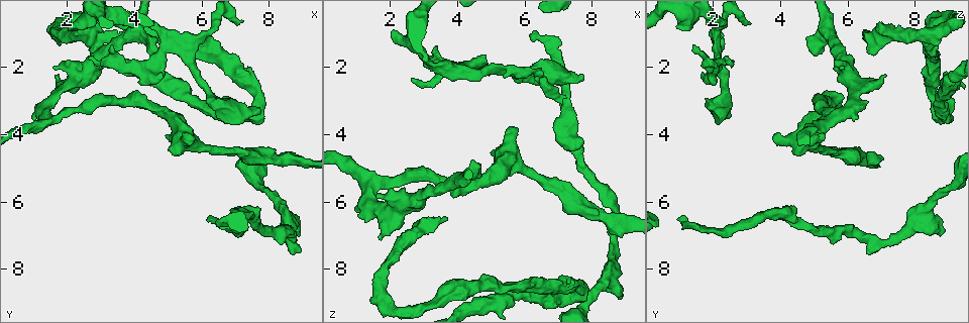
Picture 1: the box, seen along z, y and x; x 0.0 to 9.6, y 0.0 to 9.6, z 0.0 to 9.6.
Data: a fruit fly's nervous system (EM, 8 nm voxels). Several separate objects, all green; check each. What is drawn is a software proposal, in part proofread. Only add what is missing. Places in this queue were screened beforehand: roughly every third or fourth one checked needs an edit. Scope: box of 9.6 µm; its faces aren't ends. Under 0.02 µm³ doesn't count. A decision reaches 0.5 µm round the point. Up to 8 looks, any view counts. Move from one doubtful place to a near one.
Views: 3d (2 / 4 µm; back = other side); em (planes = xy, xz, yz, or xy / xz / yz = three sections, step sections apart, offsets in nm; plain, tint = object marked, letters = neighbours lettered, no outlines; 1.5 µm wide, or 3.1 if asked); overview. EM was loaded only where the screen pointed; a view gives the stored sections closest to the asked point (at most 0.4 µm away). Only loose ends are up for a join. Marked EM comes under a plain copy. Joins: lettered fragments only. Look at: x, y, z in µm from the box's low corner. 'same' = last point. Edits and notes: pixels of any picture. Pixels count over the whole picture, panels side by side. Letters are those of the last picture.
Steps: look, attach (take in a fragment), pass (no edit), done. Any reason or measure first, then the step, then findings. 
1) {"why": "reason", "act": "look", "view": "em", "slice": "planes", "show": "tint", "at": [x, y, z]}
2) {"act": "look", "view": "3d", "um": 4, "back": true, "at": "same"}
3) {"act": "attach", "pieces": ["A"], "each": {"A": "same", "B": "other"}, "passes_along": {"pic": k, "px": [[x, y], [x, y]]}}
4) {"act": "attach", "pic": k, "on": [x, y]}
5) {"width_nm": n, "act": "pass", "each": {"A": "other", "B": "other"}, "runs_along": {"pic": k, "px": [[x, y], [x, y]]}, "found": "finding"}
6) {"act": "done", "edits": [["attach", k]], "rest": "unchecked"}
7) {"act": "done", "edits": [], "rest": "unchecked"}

{"why": "free end", "act": "look", "view": "3d", "um": 4, "at": [7.75, 3.25, 2.30]}

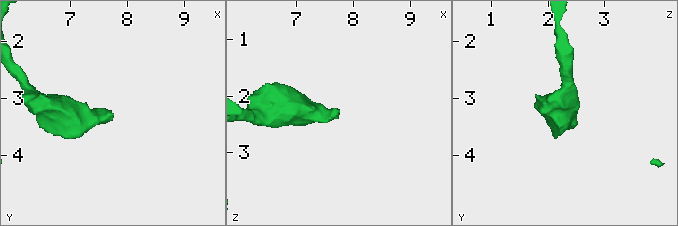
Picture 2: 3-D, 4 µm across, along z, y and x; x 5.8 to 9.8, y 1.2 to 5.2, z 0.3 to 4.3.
{"act": "look", "view": "em", "slice": "yz", "step": 8, "show": "letters", "at": [7.80, 3.20, 2.25]}

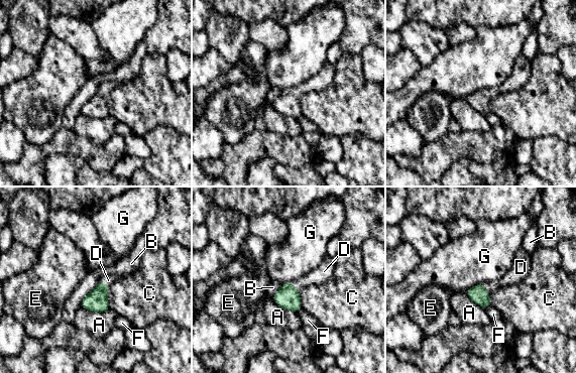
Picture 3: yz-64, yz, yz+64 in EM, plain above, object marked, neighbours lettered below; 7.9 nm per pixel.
{"act": "look", "view": "em", "slice": "planes", "show": "letters", "at": "same"}

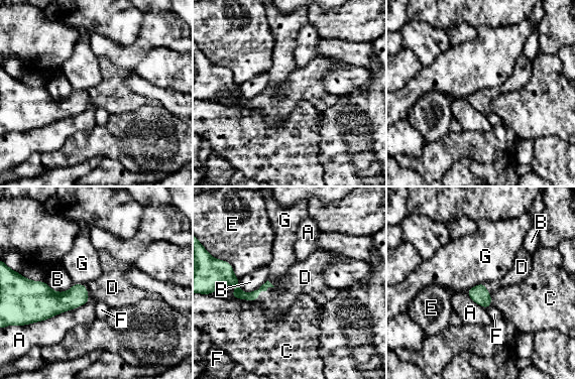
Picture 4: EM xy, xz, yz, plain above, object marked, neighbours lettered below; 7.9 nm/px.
{"longest_contact_nm": ["A", 460], "act": "attach", "pieces": ["D"], "each": {"A": "other", "B": "other", "C": "other", "D": "same", "E": "other", "F": "other", "G": "other"}, "found": "the cell continues"}

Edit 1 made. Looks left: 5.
{"why": "an open end", "act": "look", "view": "em", "slice": "planes", "show": "letters", "at": [7.25, 0.65, 2.90]}

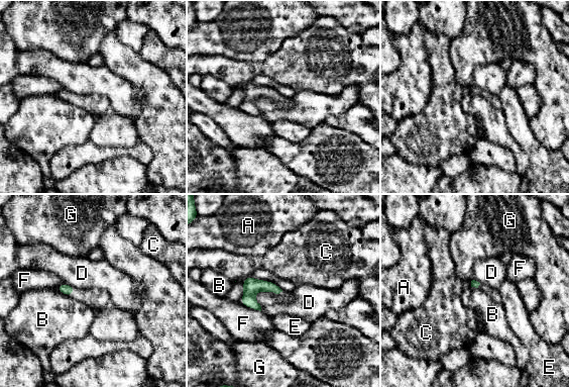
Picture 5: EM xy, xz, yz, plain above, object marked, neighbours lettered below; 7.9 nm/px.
{"act": "pass", "each": {"A": "other", "B": "other", "C": "other", "D": "other", "E": "other", "F": "other", "G": "other"}, "border": {"pic": 5, "px": [[55, 288], [71, 296]]}, "found": "none of them fits"}

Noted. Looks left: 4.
{"act": "look", "view": "em", "slice": "xz", "step": 8, "show": "tint", "at": [3.65, 0.90, 6.55]}

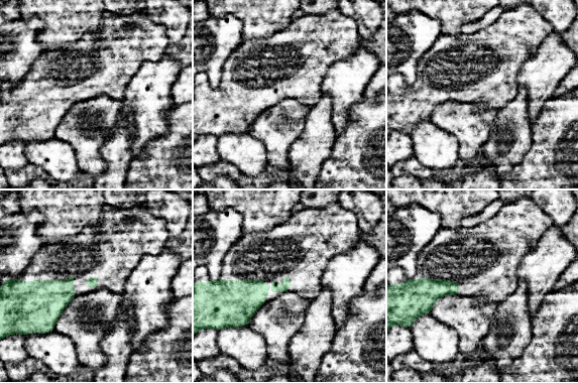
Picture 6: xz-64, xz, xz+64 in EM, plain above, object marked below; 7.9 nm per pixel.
{"why": "what lies round it", "act": "look", "view": "em", "slice": "xz", "step": 8, "show": "letters", "at": "same"}

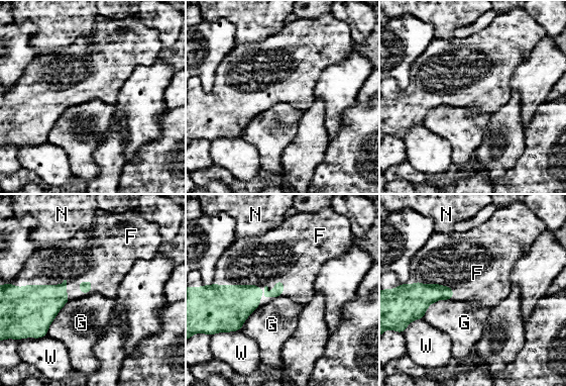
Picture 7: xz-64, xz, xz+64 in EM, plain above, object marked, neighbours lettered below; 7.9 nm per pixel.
{"act": "attach", "pieces": ["F"], "each": {"F": "same", "G": "other", "N": "other", "W": "other"}, "passes_along": {"pic": 7, "px": [[31, 309], [51, 285], [72, 261]]}, "found": "it goes on there"}

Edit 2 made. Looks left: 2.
{"act": "done", "edits": [["attach", 4], ["attach", 7]], "rest": "unchecked"}

